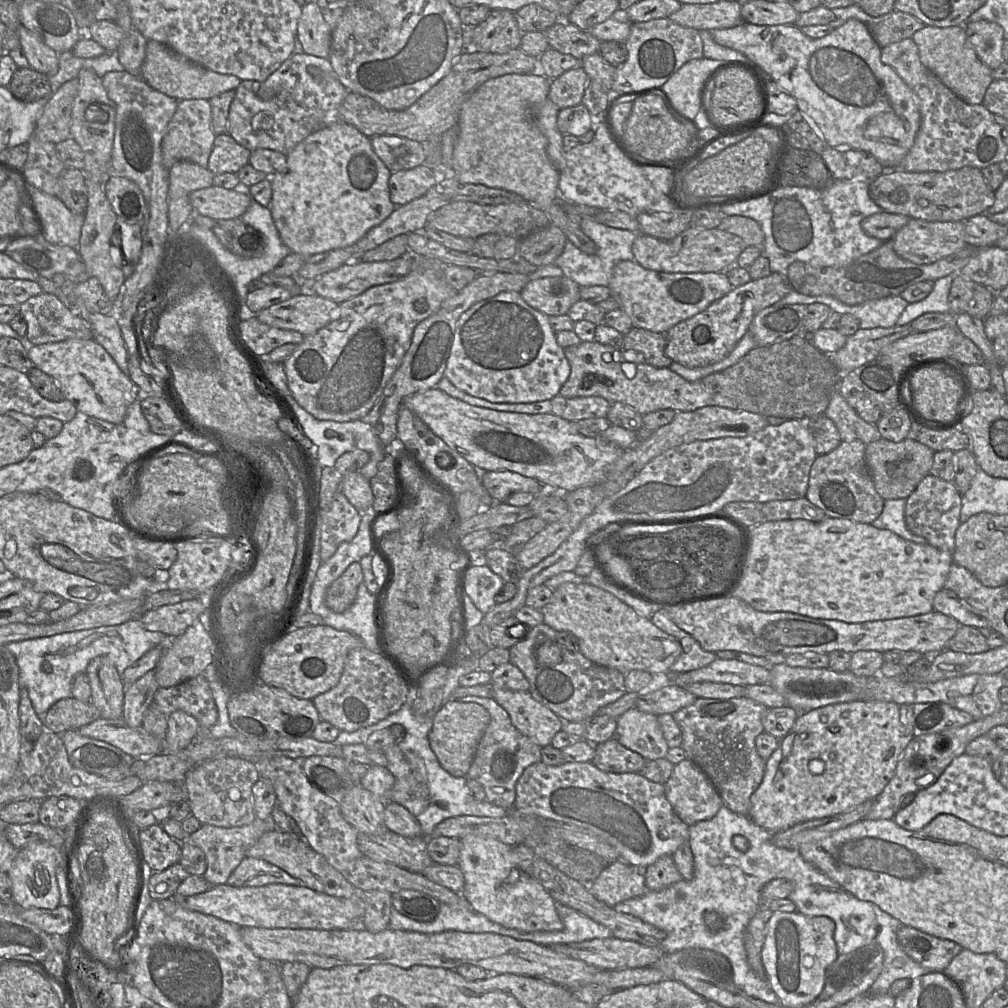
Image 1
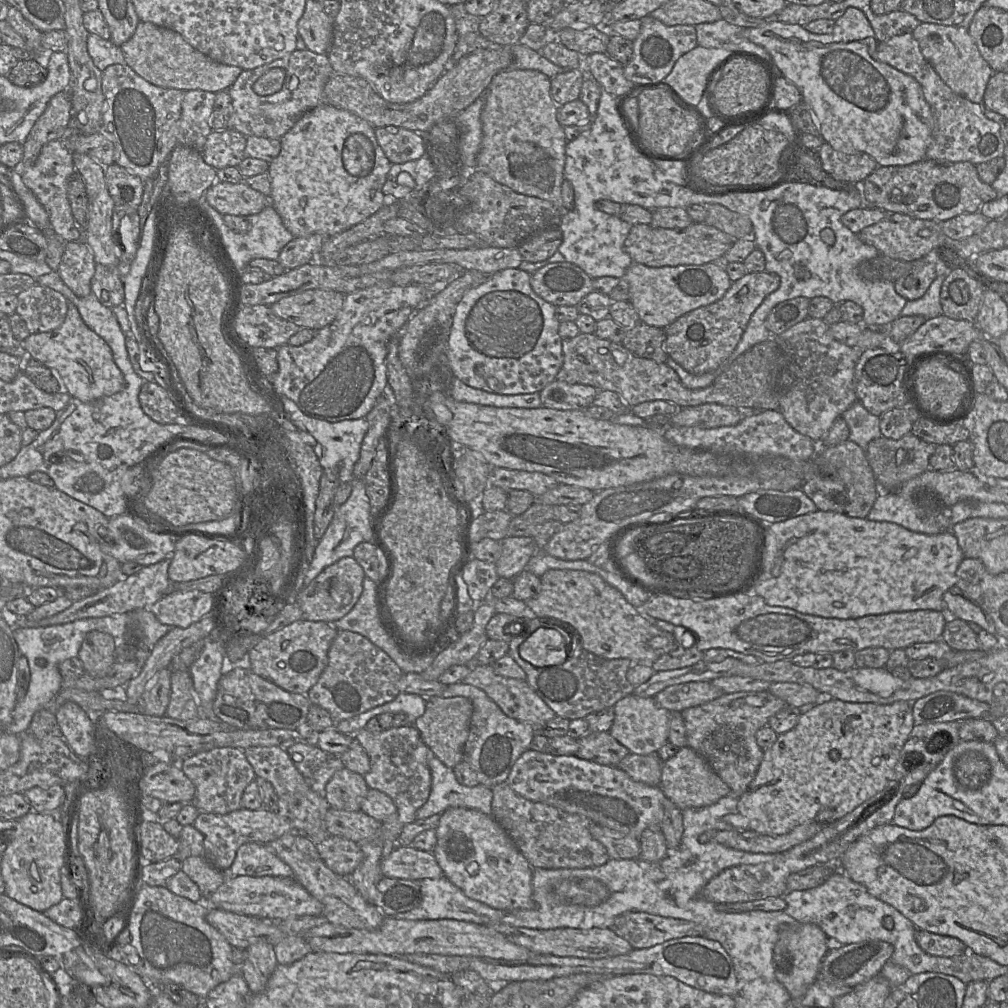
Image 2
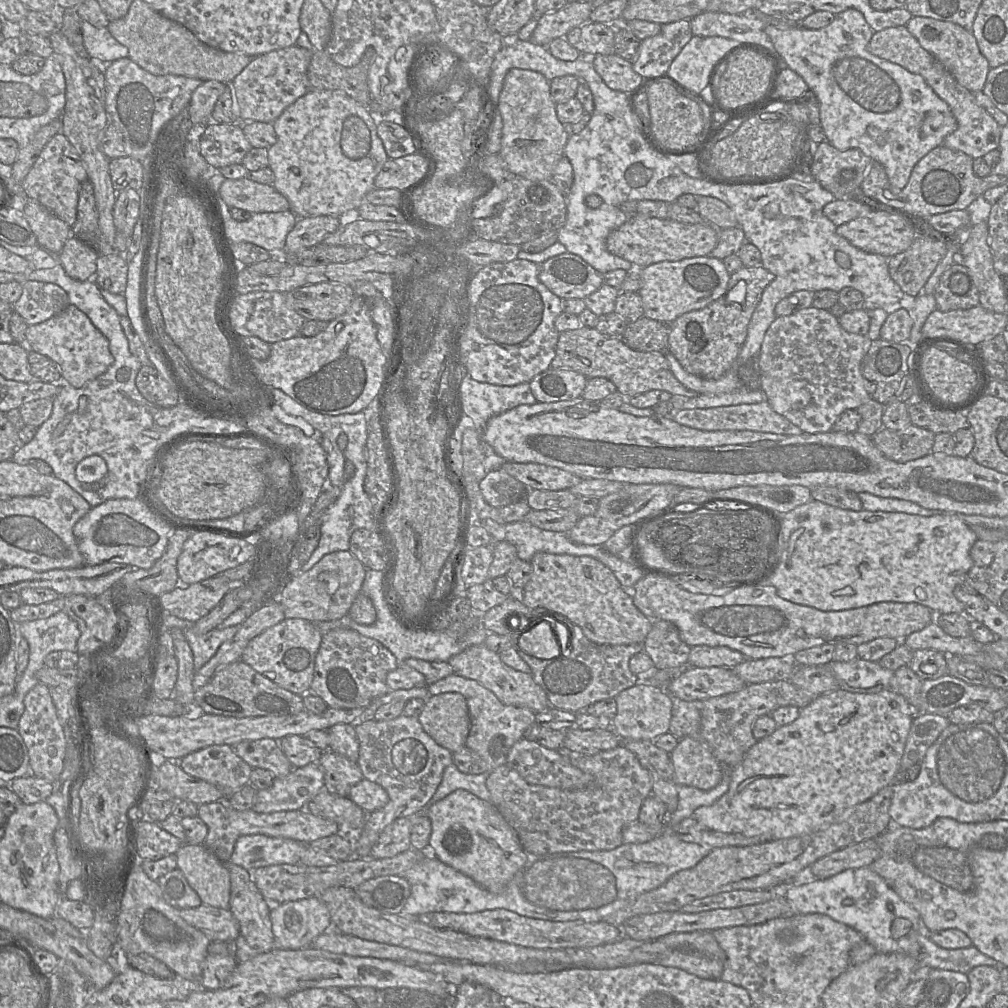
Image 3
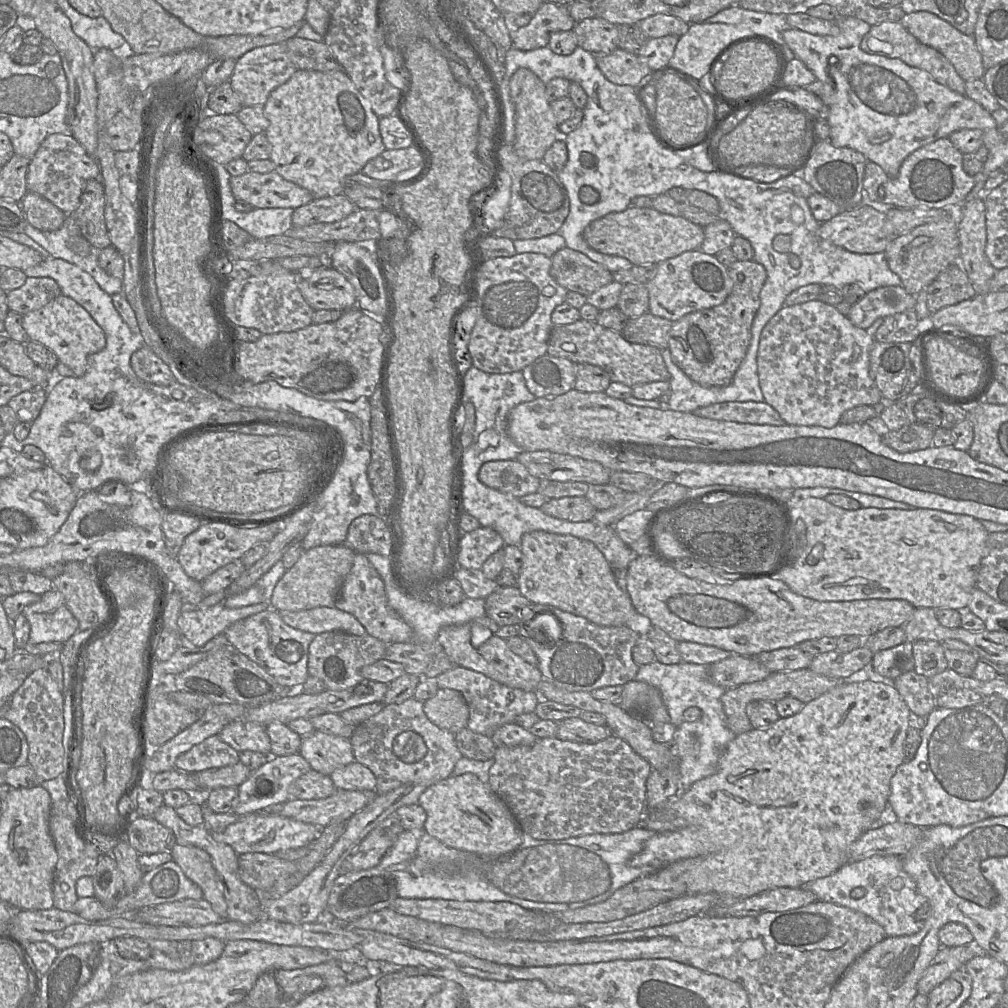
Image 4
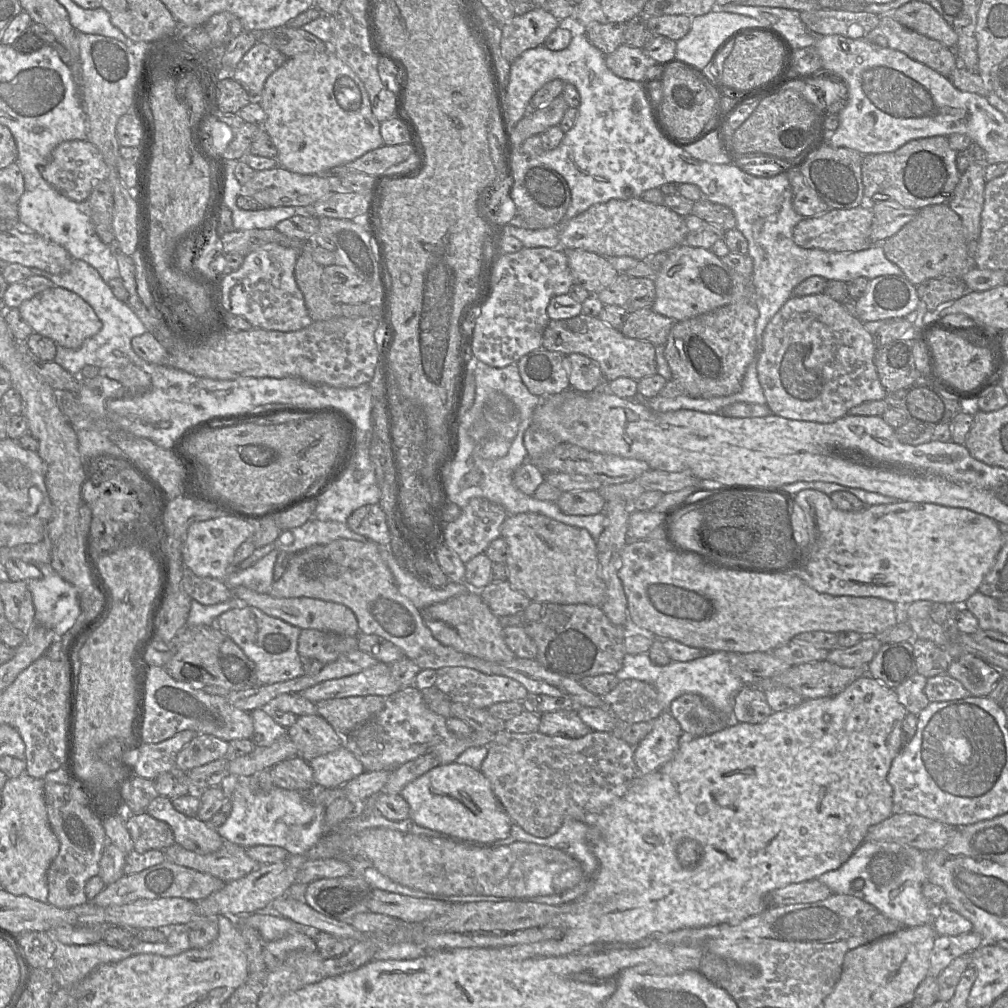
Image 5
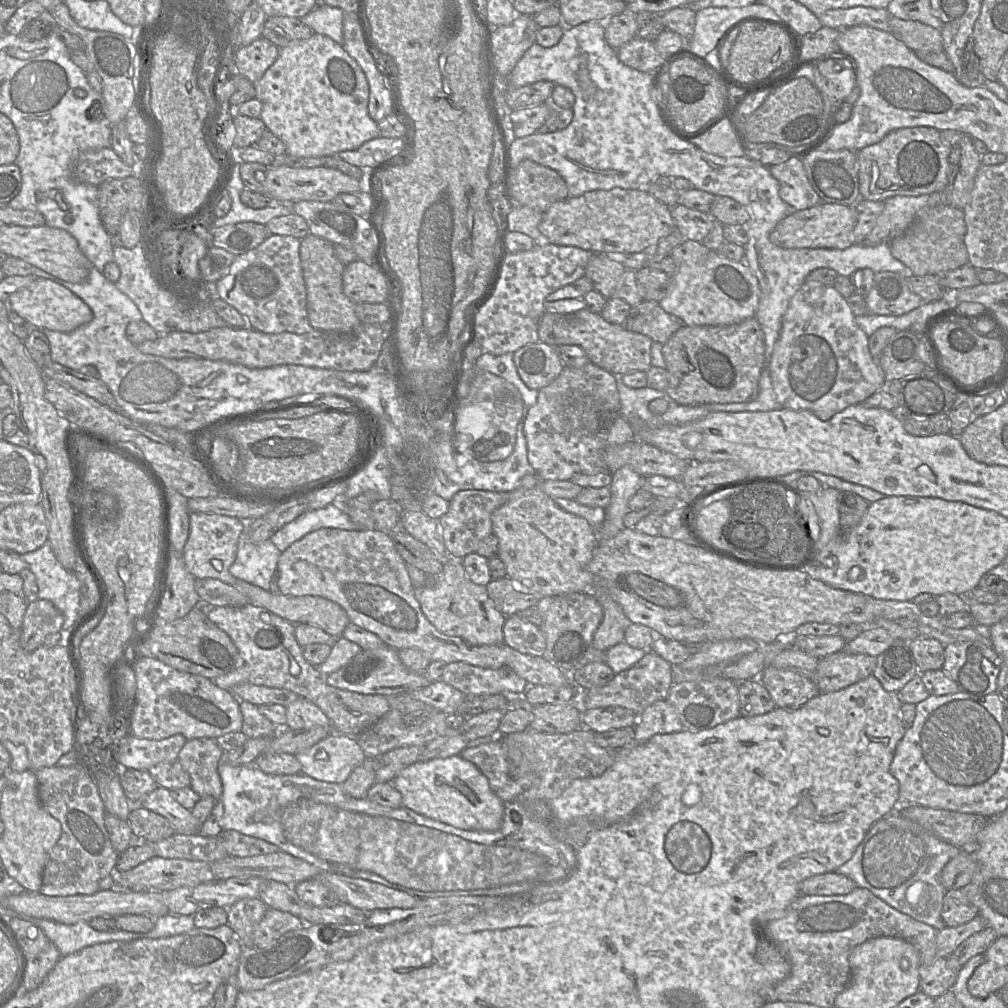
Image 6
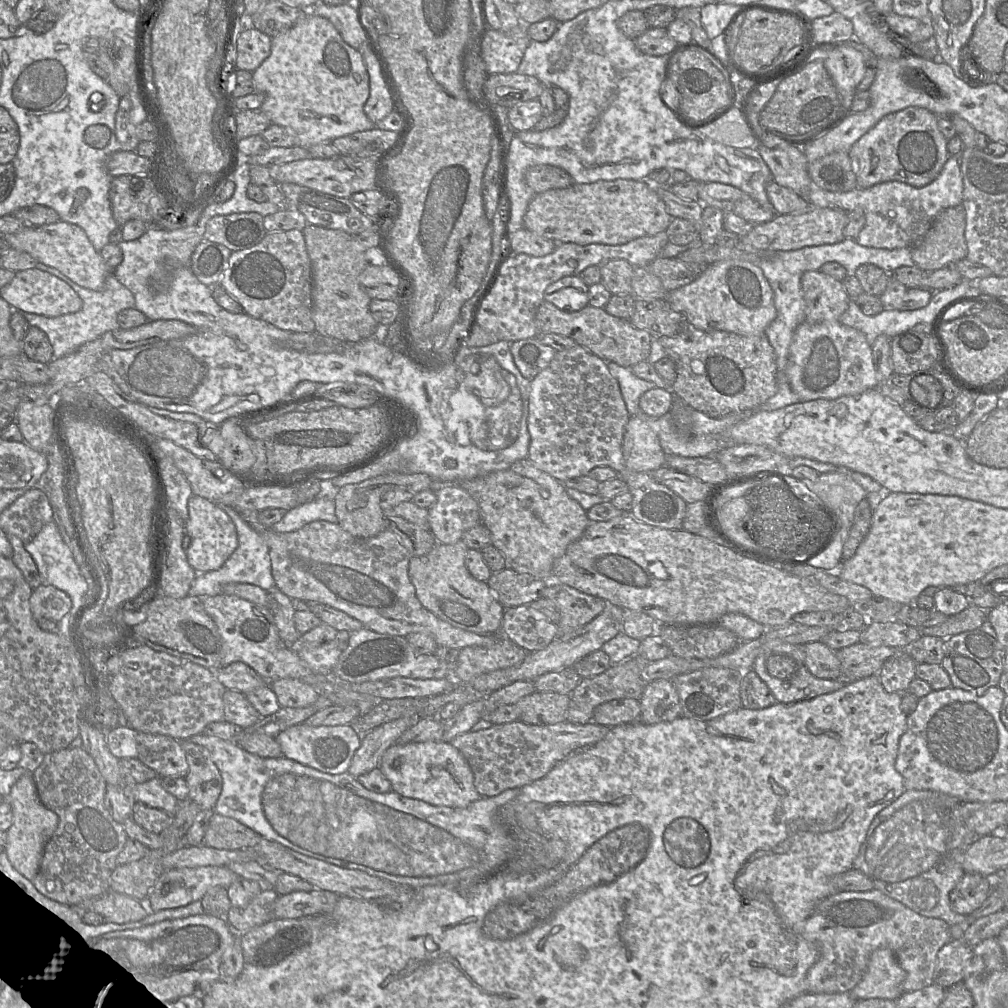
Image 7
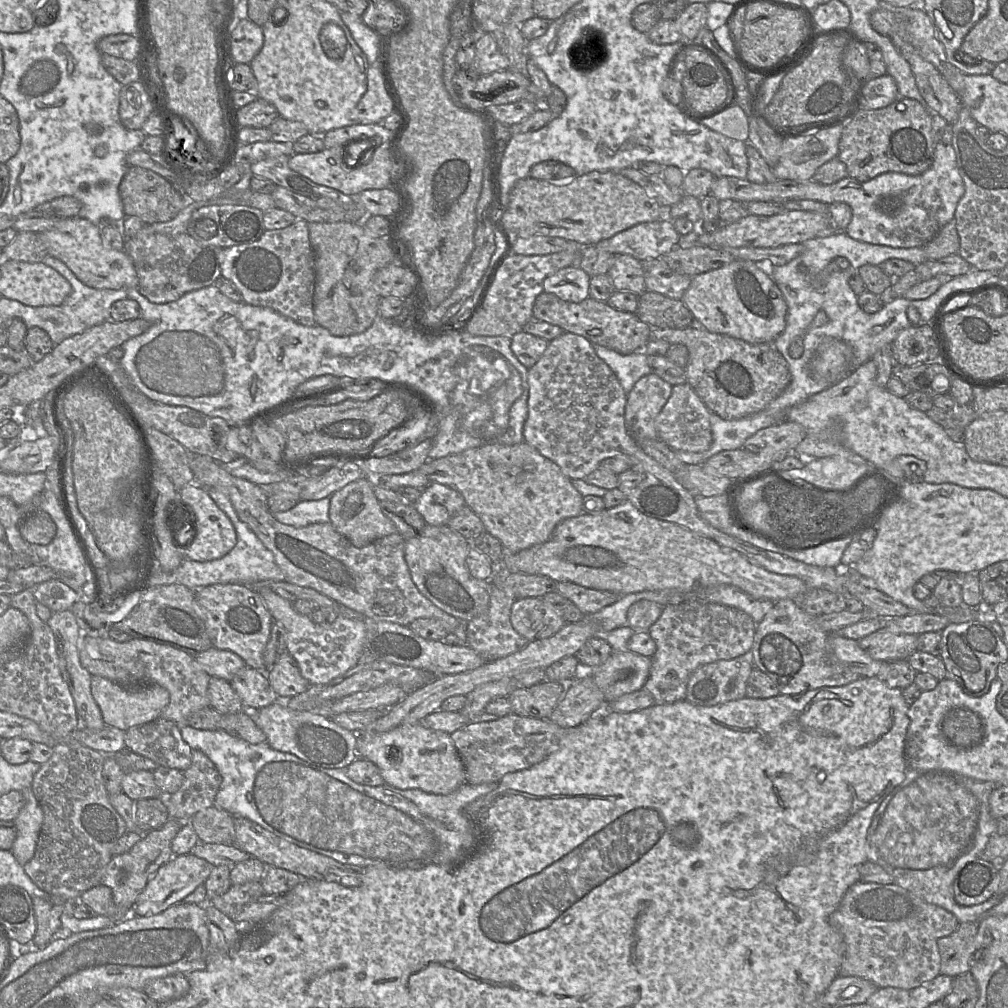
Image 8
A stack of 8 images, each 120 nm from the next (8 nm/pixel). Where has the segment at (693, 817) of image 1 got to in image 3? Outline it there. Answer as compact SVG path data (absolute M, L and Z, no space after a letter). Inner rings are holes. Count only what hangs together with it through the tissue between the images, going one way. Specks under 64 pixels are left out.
M691 737L678 741L670 753L675 784L708 791L716 787L727 773L709 748Z

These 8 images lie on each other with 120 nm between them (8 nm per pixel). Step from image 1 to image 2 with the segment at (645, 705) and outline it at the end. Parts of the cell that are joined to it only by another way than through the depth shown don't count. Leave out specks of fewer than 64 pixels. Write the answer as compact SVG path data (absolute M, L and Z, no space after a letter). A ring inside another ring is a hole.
M699 681L669 686L656 694L654 700L670 712L681 712L712 701L723 694L722 690L713 686L711 682Z

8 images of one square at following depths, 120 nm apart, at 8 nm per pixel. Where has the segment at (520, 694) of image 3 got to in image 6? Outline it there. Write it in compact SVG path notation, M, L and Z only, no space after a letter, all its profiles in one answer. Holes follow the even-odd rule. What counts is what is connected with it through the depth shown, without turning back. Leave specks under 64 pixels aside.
M449 556L442 571L431 586L414 588L414 596L429 622L448 636L459 637L472 645L494 645L504 642L503 625L506 617L489 598L485 586L473 583L467 576L462 558Z

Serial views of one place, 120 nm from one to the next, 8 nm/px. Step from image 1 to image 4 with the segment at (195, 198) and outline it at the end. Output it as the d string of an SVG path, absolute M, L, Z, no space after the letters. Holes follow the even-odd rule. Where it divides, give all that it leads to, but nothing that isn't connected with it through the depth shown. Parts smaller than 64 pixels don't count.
M275 170L231 176L230 188L235 200L243 200L254 208L298 208L313 199L307 189L285 180Z

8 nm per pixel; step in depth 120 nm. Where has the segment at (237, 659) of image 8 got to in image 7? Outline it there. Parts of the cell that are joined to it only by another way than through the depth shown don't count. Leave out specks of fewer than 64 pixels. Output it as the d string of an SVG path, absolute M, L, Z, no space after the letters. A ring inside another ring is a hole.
M236 661L216 670L211 670L219 682L226 688L239 691L243 694L256 688L269 685L269 682L259 676L247 664Z

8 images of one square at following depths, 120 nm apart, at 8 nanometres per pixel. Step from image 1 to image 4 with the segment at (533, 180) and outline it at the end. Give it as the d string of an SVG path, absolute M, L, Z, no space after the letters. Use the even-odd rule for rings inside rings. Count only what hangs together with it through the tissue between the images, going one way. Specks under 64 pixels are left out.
M519 68L510 80L510 96L516 112L514 151L525 160L542 160L545 152L561 136L546 98L546 84L529 69Z

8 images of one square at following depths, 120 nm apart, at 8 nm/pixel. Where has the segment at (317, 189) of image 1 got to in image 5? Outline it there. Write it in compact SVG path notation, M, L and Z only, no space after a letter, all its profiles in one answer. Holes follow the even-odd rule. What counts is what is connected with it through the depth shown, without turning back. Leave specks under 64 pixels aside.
M333 51L301 53L287 58L265 81L257 98L265 113L262 128L277 148L279 166L299 174L324 174L331 168L356 160L384 145L380 123L371 111L368 93L354 71Z

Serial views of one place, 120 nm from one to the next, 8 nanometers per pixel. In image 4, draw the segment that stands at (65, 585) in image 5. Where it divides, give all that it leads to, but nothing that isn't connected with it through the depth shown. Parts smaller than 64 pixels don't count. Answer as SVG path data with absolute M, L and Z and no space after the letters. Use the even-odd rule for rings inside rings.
M53 587L40 600L24 608L30 624L29 643L66 642L79 628L77 619L68 609L63 594Z

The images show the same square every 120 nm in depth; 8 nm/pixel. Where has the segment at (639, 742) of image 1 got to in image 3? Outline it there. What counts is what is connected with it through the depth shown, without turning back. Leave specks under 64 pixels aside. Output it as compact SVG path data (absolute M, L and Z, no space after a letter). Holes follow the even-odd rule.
M640 680L636 685L634 685L630 688L627 688L627 689L623 690L622 692L620 692L615 697L615 699L616 699L616 704L617 704L617 712L616 712L612 722L611 722L611 728L615 732L615 734L621 739L621 744L622 744L622 741L624 741L624 740L653 741L656 737L669 732L670 721L672 718L672 701L671 701L669 695L665 691L663 691L659 686L652 685L645 680Z

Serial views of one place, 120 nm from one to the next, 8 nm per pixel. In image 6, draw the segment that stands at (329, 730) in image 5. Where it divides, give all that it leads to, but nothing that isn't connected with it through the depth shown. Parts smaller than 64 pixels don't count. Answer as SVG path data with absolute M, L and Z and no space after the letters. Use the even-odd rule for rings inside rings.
M299 697L286 707L286 727L291 730L330 727L328 717L309 700Z

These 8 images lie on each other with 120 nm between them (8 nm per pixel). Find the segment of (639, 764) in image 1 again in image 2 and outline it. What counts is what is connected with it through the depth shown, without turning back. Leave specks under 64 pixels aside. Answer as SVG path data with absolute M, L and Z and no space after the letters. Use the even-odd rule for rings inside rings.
M591 732L578 739L576 756L605 766L617 766L630 751L609 732Z

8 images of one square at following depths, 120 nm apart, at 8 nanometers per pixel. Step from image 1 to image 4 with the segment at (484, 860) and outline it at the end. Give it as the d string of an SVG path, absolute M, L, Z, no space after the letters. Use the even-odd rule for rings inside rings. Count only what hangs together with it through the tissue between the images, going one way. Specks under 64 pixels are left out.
M474 774L451 775L426 787L417 805L426 813L423 831L447 847L499 857L524 844L523 832L507 805Z

